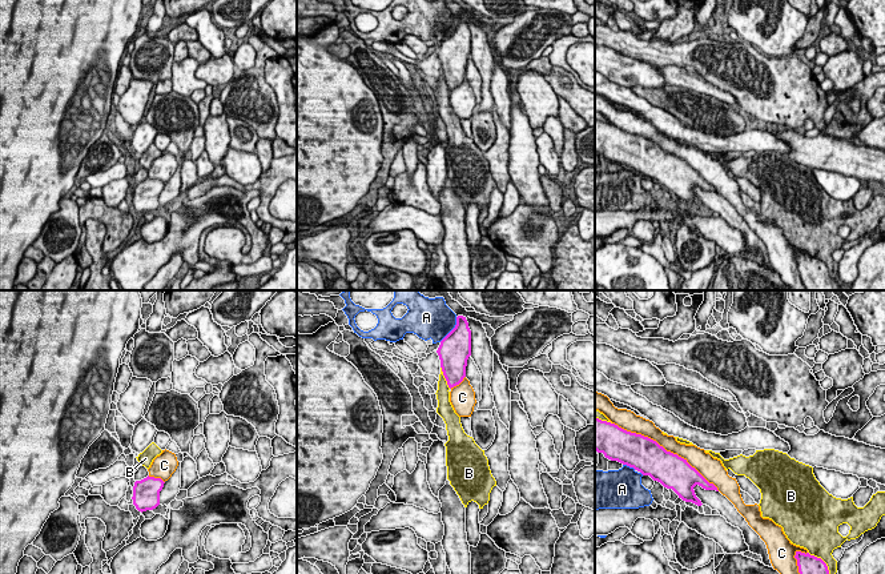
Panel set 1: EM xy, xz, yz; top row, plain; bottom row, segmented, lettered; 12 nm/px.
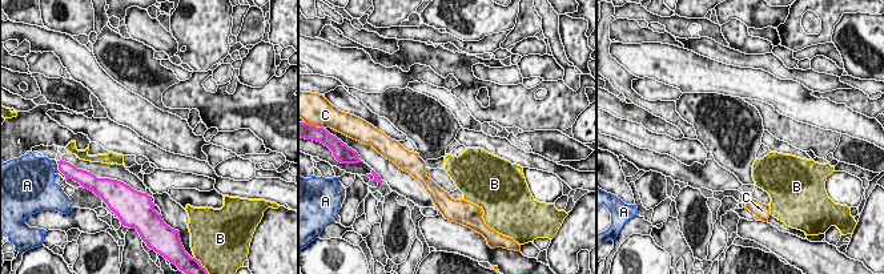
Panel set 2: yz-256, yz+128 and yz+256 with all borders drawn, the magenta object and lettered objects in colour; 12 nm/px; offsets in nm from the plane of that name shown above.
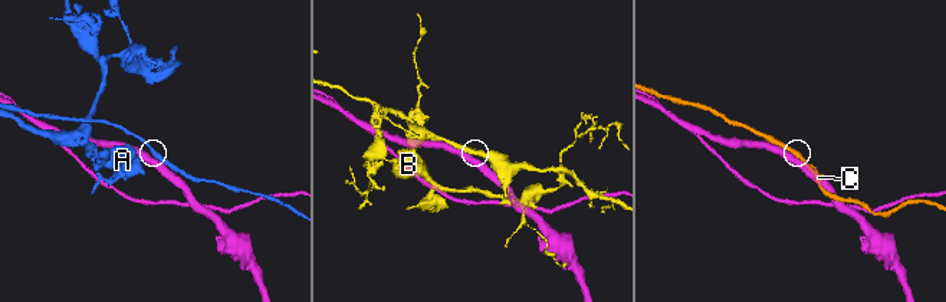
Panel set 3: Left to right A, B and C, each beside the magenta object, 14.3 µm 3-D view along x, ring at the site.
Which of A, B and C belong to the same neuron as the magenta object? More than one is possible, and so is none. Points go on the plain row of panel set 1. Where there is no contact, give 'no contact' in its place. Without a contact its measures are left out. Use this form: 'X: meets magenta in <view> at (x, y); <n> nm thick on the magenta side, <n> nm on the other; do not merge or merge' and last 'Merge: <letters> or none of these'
A: meets magenta in xz at (453, 31); 380 nm thick on the magenta side, 460 nm on the other; do not merge
B: meets magenta in yz at (824, 264); 340 nm thick on the magenta side, 360 nm on the other; do not merge
C: meets magenta in yz at (664, 151); 420 nm thick on the magenta side, 180 nm on the other; do not merge
Merge: none of these

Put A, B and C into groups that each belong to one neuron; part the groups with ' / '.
A / B / C

